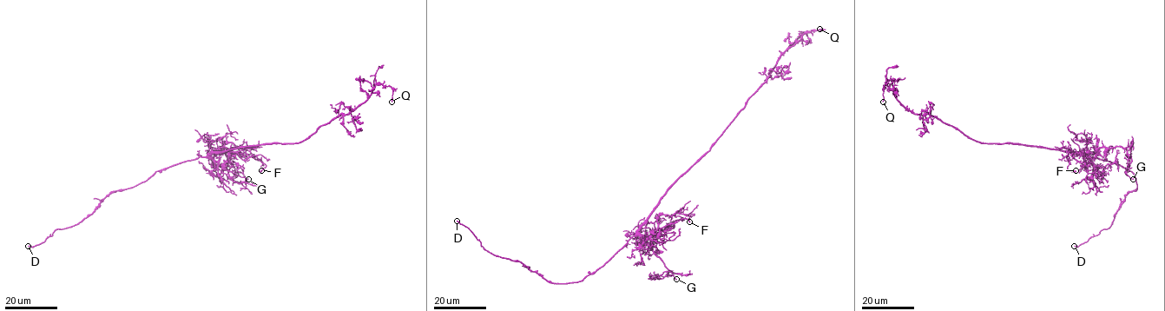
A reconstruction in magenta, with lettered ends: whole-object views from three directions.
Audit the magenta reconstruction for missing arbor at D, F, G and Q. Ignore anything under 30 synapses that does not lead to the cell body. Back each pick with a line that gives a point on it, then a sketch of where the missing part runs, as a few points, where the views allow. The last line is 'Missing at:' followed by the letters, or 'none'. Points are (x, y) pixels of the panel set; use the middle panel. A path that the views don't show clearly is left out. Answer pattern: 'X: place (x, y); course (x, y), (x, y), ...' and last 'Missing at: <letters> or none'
D: place (457, 221)
Missing at: D

